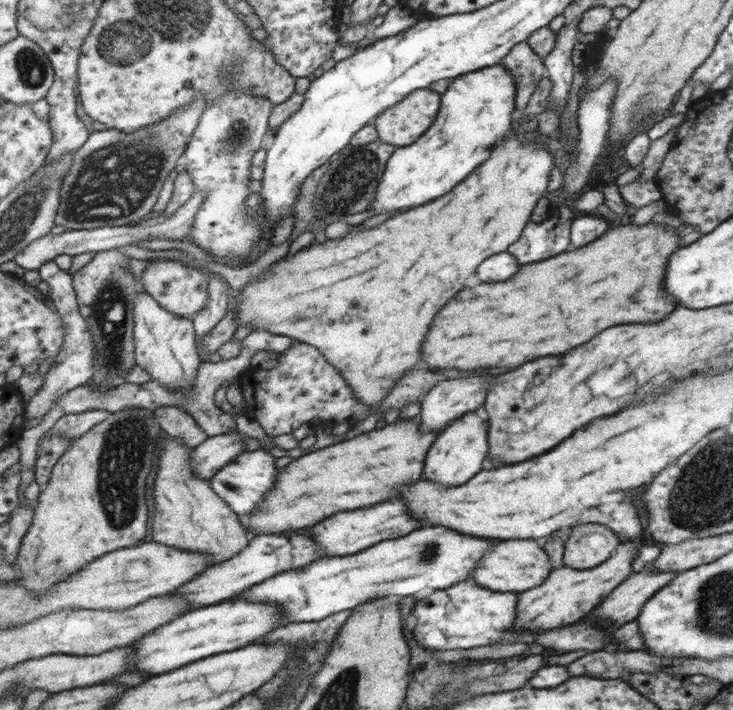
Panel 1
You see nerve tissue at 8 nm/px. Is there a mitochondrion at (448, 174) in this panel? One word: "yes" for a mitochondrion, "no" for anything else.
no

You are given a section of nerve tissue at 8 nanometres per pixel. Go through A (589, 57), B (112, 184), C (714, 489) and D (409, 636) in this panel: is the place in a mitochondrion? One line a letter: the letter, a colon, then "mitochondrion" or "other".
A: other
B: mitochondrion
C: mitochondrion
D: other

